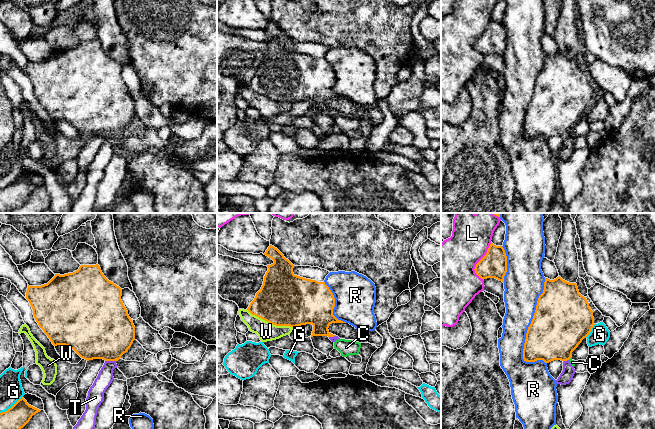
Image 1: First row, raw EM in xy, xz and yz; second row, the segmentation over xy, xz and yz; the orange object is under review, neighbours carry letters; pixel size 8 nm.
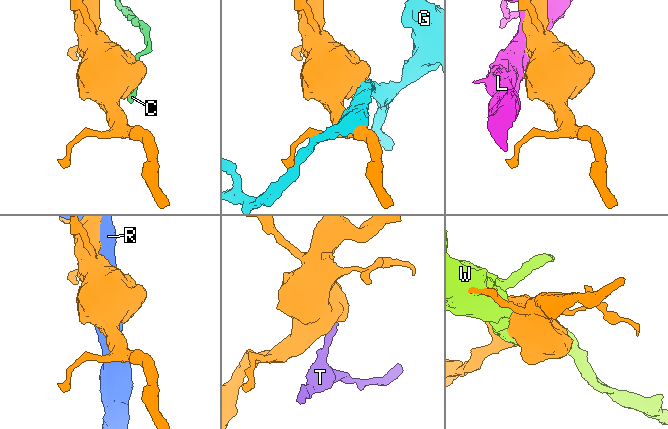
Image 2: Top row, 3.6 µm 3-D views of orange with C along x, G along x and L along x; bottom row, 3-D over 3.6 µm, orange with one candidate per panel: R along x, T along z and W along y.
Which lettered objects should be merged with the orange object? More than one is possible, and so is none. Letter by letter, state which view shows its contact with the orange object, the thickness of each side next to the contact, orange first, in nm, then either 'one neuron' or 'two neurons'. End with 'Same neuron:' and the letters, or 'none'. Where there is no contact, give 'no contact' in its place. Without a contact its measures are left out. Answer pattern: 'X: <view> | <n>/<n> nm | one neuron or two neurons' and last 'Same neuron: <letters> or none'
C: yz | 420/40 nm | two neurons
G: xy | 190/180 nm | two neurons
L: yz | 200/400 nm | two neurons
R: yz | 460/280 nm | two neurons
T: xy | 460/130 nm | two neurons
W: xz | 420/150 nm | two neurons
Same neuron: none

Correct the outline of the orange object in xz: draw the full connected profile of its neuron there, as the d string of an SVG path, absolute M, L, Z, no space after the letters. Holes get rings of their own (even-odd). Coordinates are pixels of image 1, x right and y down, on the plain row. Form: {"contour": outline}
{"contour": "M272 21L264 31L274 39L267 41L263 61L247 86L276 102L312 100L311 113L336 112L329 108L329 101L346 98L333 91L335 74L325 58L295 51L294 41Z"}

